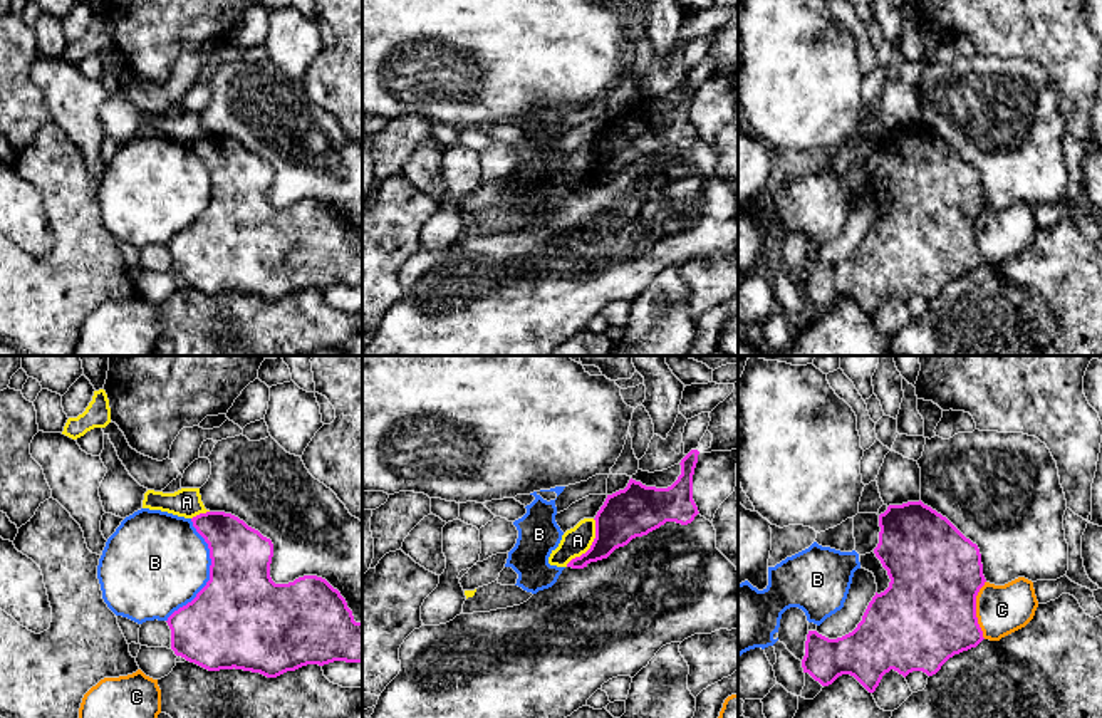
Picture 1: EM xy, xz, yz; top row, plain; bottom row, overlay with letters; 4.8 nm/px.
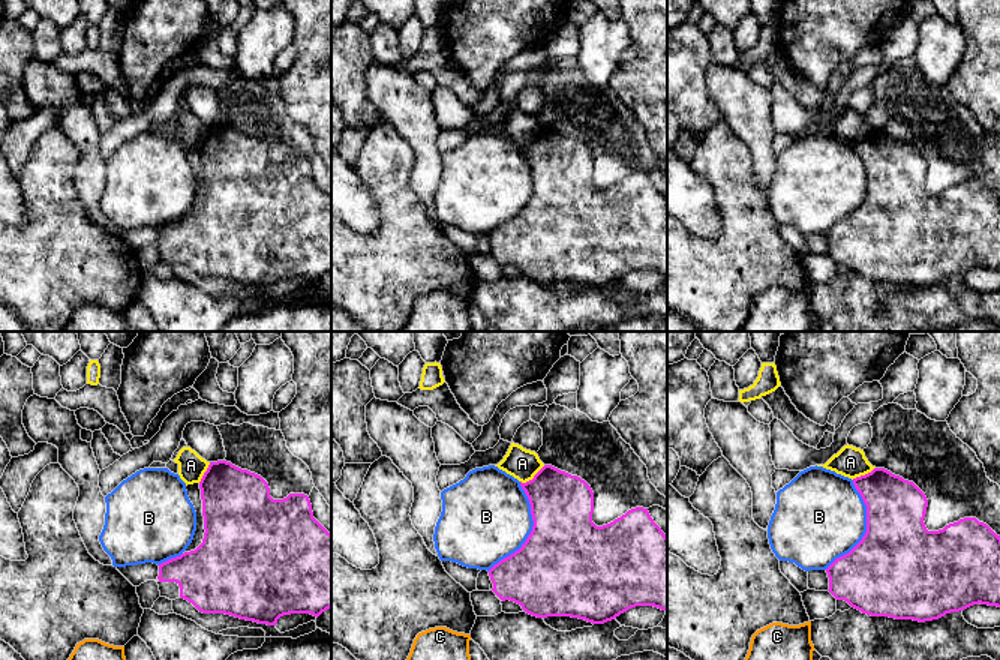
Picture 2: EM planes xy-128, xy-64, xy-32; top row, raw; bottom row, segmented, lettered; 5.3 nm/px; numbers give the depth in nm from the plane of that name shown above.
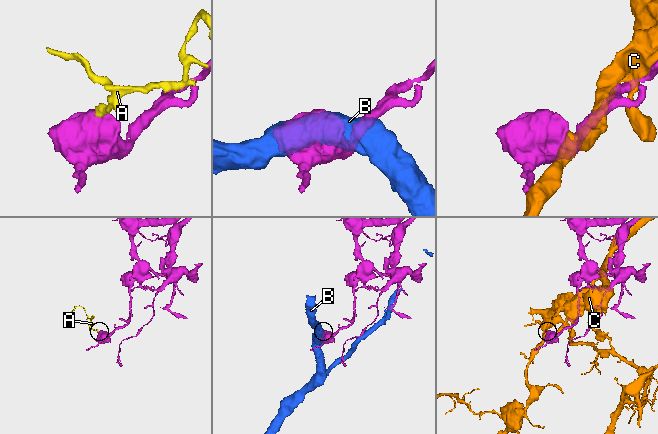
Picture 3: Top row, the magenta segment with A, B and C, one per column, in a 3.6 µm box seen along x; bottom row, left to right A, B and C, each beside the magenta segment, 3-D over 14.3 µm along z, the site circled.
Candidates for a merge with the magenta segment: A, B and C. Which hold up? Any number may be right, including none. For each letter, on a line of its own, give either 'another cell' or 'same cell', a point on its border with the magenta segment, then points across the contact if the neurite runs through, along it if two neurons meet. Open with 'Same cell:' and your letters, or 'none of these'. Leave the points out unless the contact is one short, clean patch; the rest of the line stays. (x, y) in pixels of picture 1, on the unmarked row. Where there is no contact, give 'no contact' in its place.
Same cell: none of these
A: another cell; contact xz (591, 170); border xz (594, 143), (592, 168), (566, 190)
B: another cell; contact xy (210, 197)
C: another cell; contact yz (975, 234)

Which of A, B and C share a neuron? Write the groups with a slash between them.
A C / B

